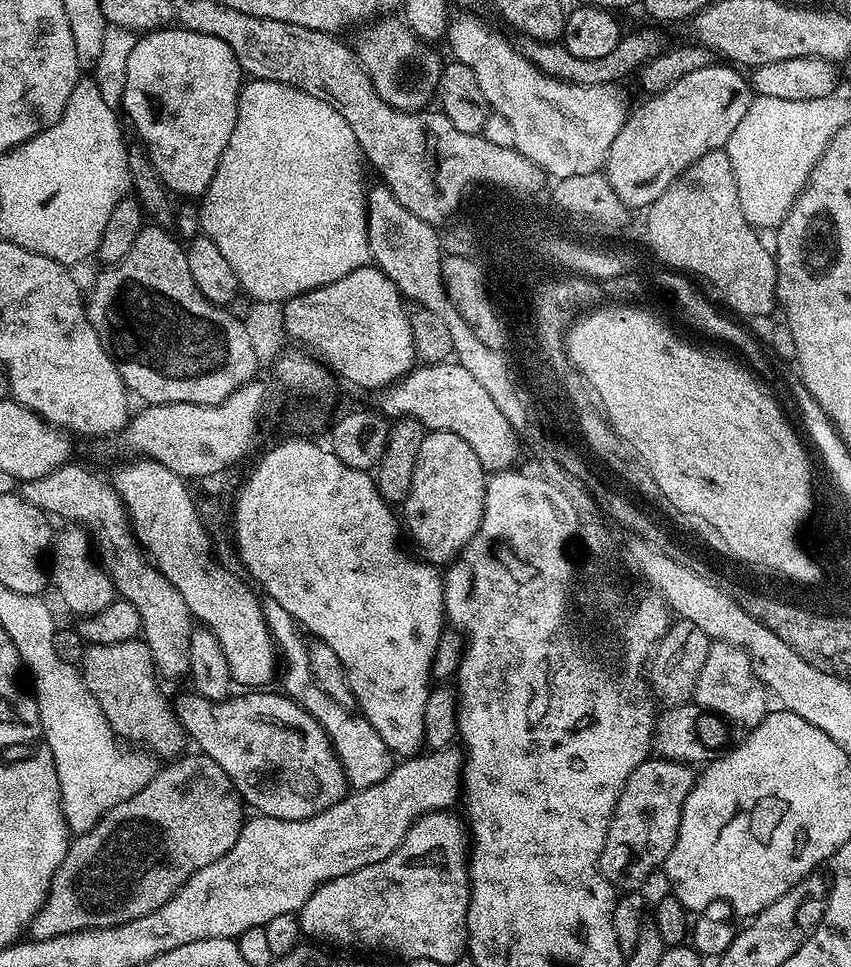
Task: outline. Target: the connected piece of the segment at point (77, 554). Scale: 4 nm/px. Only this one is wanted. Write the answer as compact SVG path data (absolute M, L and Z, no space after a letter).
M68 526L65 532L57 531L50 545L50 580L56 584L56 592L60 600L79 618L98 614L98 610L106 610L112 600L117 599L116 587L112 585L108 573L94 559L94 549L89 536L79 526Z

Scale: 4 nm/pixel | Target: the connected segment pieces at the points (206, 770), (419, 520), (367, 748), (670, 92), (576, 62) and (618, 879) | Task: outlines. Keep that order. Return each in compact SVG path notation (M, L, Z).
M181 755L179 758L165 763L168 764L165 768L157 767L152 773L150 782L146 782L146 786L142 786L142 790L138 790L138 794L134 794L134 798L126 798L126 802L114 806L114 810L107 812L91 830L79 833L71 841L66 858L62 858L62 866L58 866L58 870L54 874L46 902L40 907L36 917L32 919L31 939L49 940L55 936L69 936L71 932L81 932L91 928L109 928L125 924L134 918L142 918L142 914L150 914L154 910L158 910L158 906L165 904L195 872L202 870L202 866L210 866L210 862L222 858L222 854L226 854L226 850L230 850L230 846L234 846L234 842L238 842L240 827L246 819L246 808L239 794L236 793L235 786L230 782L226 770L222 770L222 766L218 766L218 762L214 762L209 756L188 755Z
M429 431L418 450L418 458L414 462L414 474L410 482L408 497L402 505L402 524L412 535L412 540L421 548L423 559L433 566L444 566L456 559L460 551L478 534L478 526L484 513L484 499L488 481L484 467L478 462L478 454L470 450L470 446L458 434L453 432Z
M261 599L260 605L264 611L268 632L272 635L272 643L278 649L278 660L282 665L278 684L280 680L281 686L279 685L279 687L282 689L283 695L289 696L298 706L302 706L302 710L311 714L320 723L322 730L326 730L326 734L342 762L349 785L353 789L369 788L382 782L382 778L386 778L386 774L392 772L394 753L388 749L386 742L382 742L378 730L374 730L374 726L370 726L370 722L366 722L364 717L353 709L338 706L338 702L334 702L334 698L330 698L330 694L324 693L318 687L318 682L314 682L314 674L310 674L308 640L301 625L296 623L296 619L290 614L286 614L286 610L282 610L282 606L278 606L278 602L273 600Z
M709 62L702 70L694 70L694 74L686 74L678 78L678 82L674 82L666 90L649 95L647 99L648 101L637 112L635 109L624 121L622 130L618 130L618 138L614 138L602 169L614 194L618 194L624 207L629 210L647 209L708 151L723 149L727 145L730 134L734 134L738 122L752 105L754 93L743 71L724 62Z
M648 26L652 28L640 28L637 32L625 31L621 35L618 46L614 46L614 50L610 50L610 54L603 55L602 58L577 58L575 54L570 54L570 50L566 50L563 43L553 42L550 40L530 40L525 39L522 44L522 51L524 57L527 58L531 64L538 70L542 70L546 74L550 74L554 78L558 78L562 82L570 82L578 86L598 86L599 84L614 84L624 81L628 72L635 73L637 70L643 68L645 62L653 60L656 56L660 56L666 50L666 43L660 37L661 29L656 26Z
M663 758L643 760L630 774L612 811L612 821L600 855L600 869L613 888L639 889L639 884L655 868L657 871L663 865L678 838L682 806L696 783L696 777L697 773L689 765Z

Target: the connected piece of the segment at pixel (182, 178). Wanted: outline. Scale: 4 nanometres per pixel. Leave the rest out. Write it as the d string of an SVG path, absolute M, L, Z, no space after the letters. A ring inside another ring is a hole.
M173 26L143 33L137 39L127 63L122 112L136 127L139 143L146 149L154 170L173 197L200 198L210 186L222 150L226 150L226 142L230 142L230 134L234 134L241 87L242 73L234 50L230 50L222 38L214 38L214 34L200 34Z

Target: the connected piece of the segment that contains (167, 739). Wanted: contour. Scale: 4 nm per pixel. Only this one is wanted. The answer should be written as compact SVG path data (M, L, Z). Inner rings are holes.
M143 639L89 644L78 661L78 667L86 690L94 694L100 713L106 722L110 722L121 741L141 749L149 748L156 756L168 756L164 758L176 758L185 751L184 728L178 722L173 701L160 693L161 681L156 663Z

